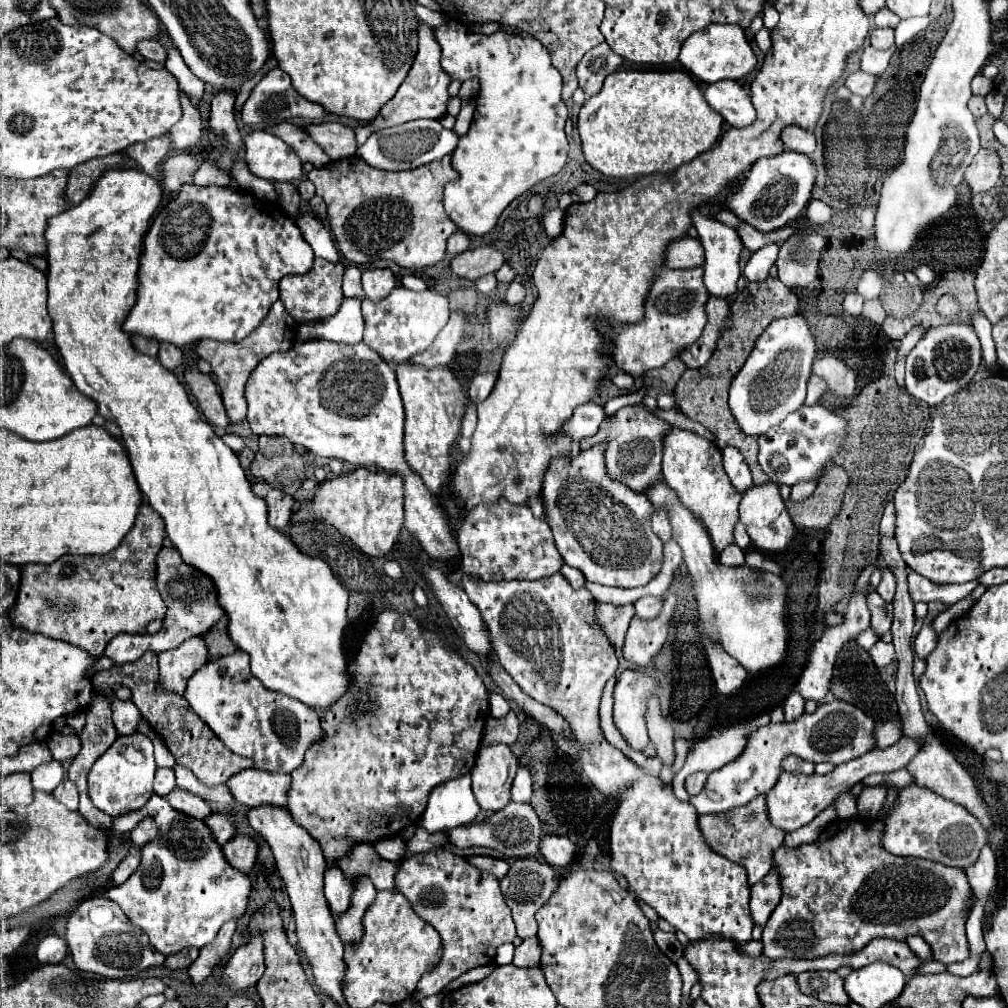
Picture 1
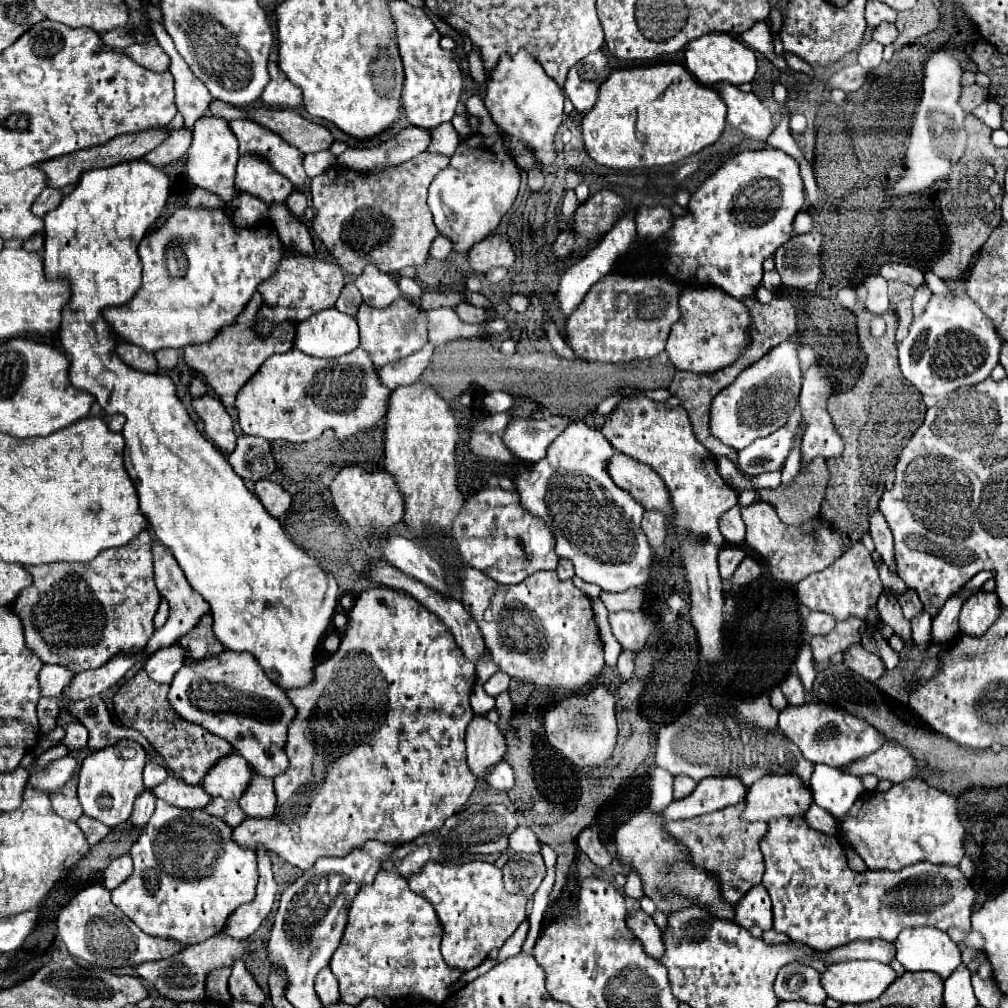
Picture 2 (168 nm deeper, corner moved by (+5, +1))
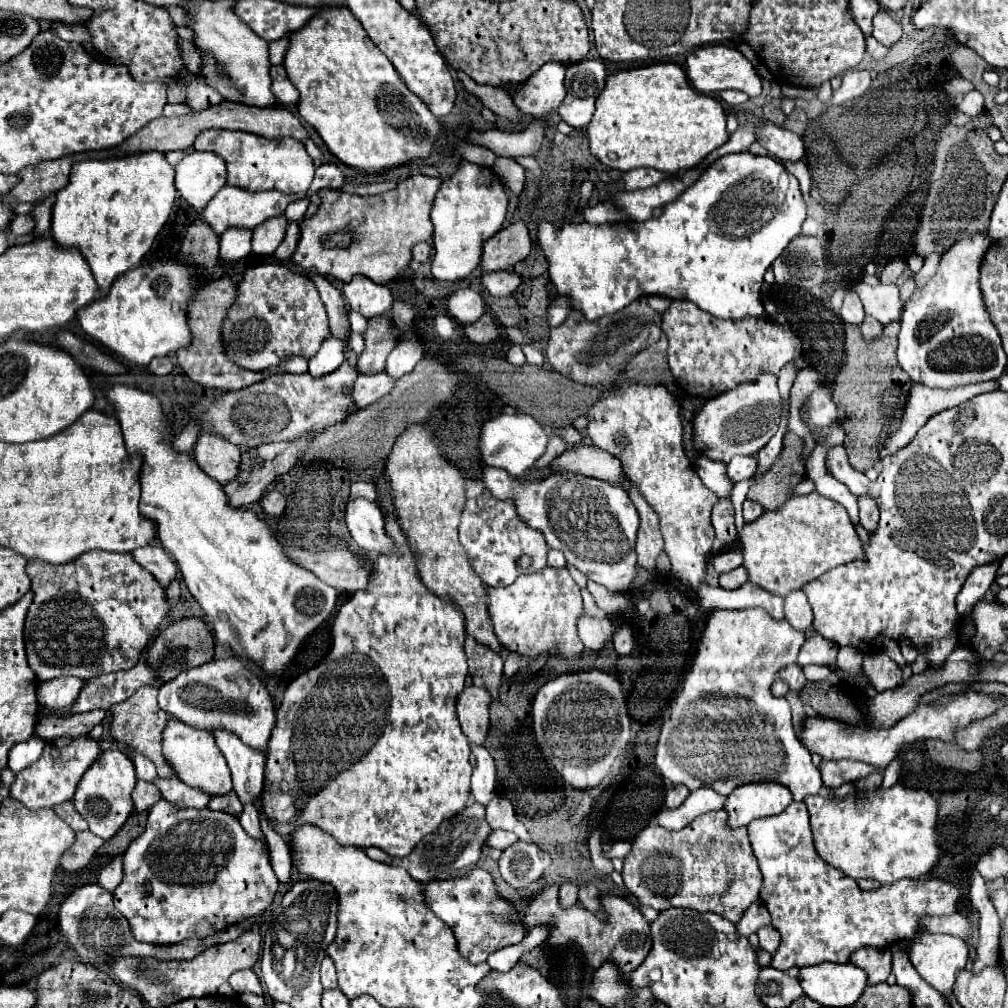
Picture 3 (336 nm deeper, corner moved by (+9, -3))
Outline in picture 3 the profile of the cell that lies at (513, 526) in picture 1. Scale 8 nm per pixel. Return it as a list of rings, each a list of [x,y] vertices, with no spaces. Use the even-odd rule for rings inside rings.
[[[482,492],[476,500],[468,500],[460,526],[458,526],[458,536],[460,544],[466,550],[470,566],[474,566],[474,572],[482,578],[486,586],[510,586],[520,574],[524,574],[518,566],[516,560],[522,554],[528,554],[532,558],[532,566],[526,572],[538,572],[546,566],[546,556],[548,556],[548,544],[542,536],[542,532],[530,528],[516,512],[514,504],[510,500],[498,500],[490,496],[490,492]]]

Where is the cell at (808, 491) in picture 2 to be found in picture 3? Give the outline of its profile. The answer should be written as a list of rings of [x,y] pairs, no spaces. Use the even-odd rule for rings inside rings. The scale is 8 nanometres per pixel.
[[[788,434],[780,456],[772,468],[750,486],[748,498],[762,504],[764,510],[778,510],[804,478],[806,462],[802,460],[802,440],[798,440],[796,434]]]

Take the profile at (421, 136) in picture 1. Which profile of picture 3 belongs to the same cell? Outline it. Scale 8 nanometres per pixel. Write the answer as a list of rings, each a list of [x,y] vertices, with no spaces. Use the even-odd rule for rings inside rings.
[[[324,162],[314,176],[314,182],[310,186],[310,192],[316,192],[320,188],[340,188],[344,184],[344,174],[338,164]]]

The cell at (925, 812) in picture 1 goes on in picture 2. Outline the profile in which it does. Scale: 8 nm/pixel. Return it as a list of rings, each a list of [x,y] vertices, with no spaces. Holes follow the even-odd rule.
[[[912,778],[888,792],[862,792],[846,816],[836,818],[842,848],[852,848],[870,870],[902,870],[916,862],[958,866],[964,858],[964,828],[958,820],[956,798]]]

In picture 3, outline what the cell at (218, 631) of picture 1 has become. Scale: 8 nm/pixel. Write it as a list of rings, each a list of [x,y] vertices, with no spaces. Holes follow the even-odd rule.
[[[182,618],[172,622],[166,630],[160,632],[160,636],[156,636],[152,648],[148,650],[146,662],[156,668],[156,676],[162,678],[162,682],[172,680],[174,676],[178,676],[182,670],[200,666],[208,660],[214,658],[214,636],[210,632],[210,626],[200,620],[200,618]]]

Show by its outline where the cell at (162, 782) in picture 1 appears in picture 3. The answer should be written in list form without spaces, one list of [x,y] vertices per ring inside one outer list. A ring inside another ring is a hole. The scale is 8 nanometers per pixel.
[[[134,752],[132,762],[134,762],[134,768],[136,768],[136,776],[138,776],[140,780],[152,782],[152,780],[158,776],[158,774],[156,774],[156,766],[154,766],[146,756],[142,756],[142,754]]]

